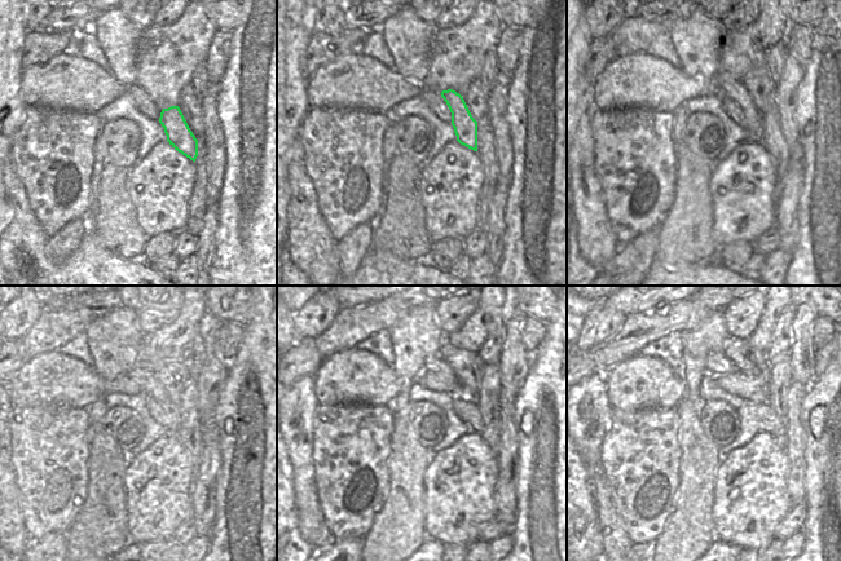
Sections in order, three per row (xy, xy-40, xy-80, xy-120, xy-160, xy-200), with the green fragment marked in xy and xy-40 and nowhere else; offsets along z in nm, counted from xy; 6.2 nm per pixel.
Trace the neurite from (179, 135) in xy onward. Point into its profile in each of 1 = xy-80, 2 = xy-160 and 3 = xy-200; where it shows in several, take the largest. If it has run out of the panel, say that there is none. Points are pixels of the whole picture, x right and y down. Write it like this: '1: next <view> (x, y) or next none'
1: next xy-80 (725, 85)
2: next xy-160 (435, 365)
3: next xy-200 (716, 363)

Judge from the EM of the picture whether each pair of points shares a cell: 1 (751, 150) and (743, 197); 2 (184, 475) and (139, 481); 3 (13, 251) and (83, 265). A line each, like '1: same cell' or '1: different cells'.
1: same cell
2: same cell
3: same cell

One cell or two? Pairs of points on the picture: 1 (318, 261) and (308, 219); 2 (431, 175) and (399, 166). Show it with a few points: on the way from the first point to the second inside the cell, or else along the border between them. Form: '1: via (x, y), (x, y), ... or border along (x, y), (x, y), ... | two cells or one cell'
1: via (313, 251), (308, 241), (308, 229) | one cell
2: border along (421, 166), (418, 180), (419, 202) | two cells

